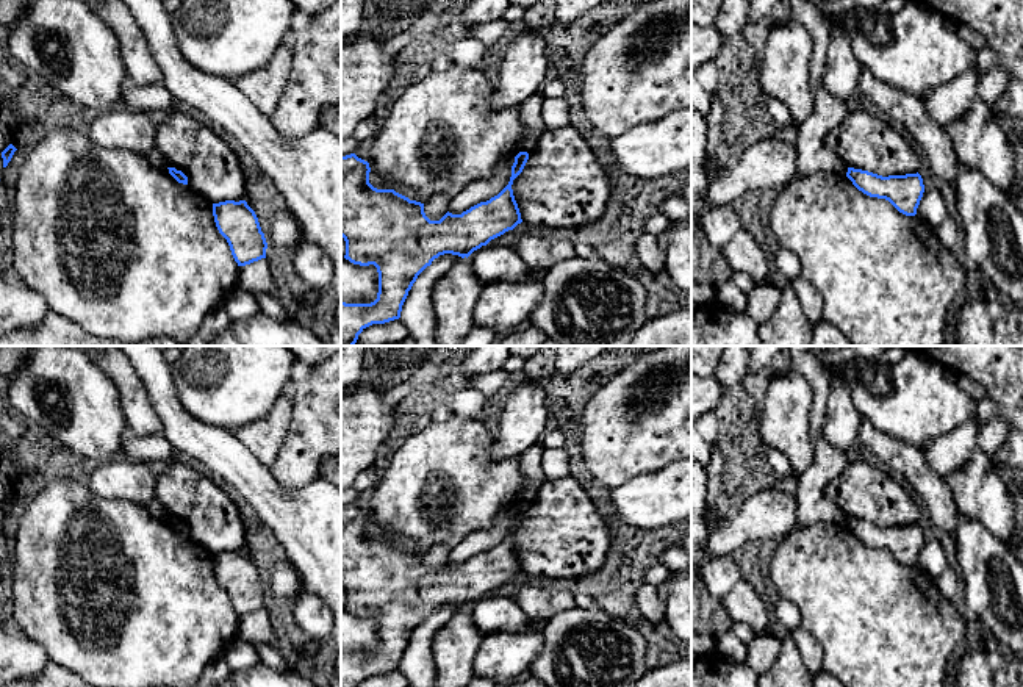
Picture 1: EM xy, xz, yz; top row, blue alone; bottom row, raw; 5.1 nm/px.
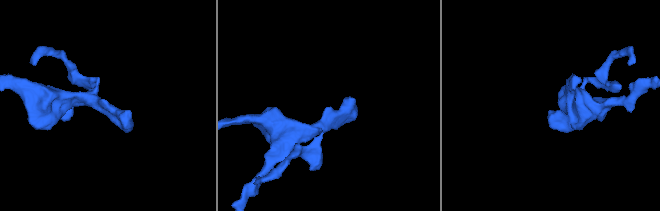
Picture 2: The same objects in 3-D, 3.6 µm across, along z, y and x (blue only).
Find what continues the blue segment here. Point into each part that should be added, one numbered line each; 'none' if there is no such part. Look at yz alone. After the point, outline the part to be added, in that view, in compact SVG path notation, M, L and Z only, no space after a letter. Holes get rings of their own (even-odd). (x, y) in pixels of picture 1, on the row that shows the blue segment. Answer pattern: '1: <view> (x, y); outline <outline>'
none

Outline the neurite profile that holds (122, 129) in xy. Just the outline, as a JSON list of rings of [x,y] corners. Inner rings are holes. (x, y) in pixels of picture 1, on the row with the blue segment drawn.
[[[114,106],[97,114],[88,136],[99,147],[155,156],[155,133],[156,127],[145,113]]]

